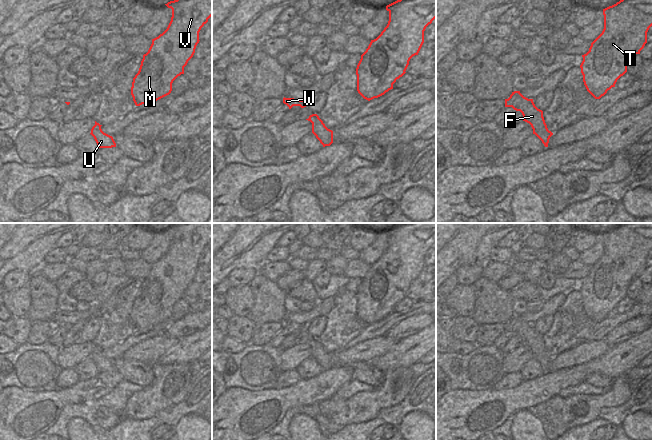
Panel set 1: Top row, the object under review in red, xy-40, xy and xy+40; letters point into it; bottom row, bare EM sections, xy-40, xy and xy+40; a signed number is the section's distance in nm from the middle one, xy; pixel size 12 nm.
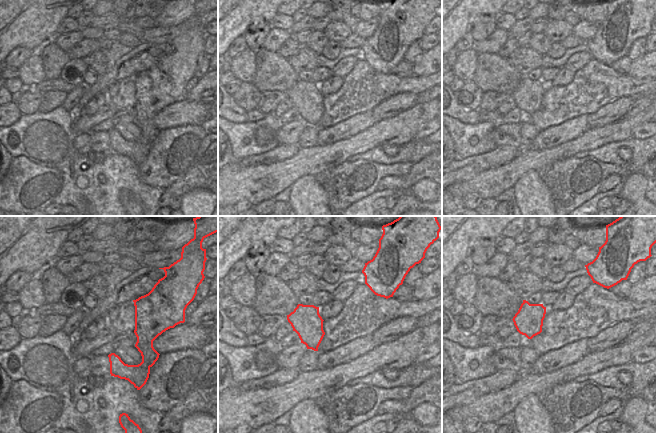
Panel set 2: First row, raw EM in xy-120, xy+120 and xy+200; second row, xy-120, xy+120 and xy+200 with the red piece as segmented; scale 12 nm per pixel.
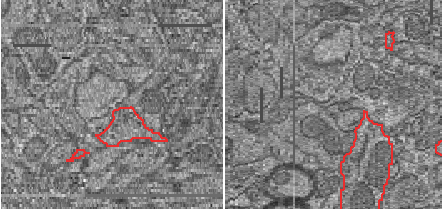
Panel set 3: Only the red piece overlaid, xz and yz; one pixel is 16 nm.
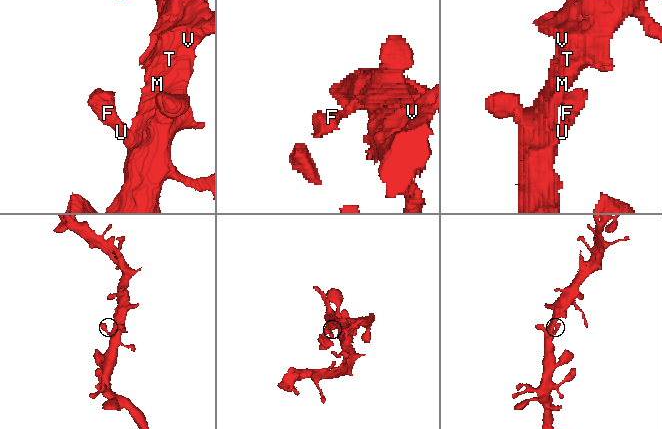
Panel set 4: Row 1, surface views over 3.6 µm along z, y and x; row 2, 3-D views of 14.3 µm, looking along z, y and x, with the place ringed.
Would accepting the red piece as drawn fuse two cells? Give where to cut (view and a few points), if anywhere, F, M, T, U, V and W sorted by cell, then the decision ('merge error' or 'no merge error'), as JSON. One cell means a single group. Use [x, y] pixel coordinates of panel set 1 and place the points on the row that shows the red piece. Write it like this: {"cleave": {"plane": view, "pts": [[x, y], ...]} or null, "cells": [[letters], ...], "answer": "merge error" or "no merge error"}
{"cleave": null, "cells": [["F", "M", "T", "U", "V", "W"]], "answer": "no merge error"}

